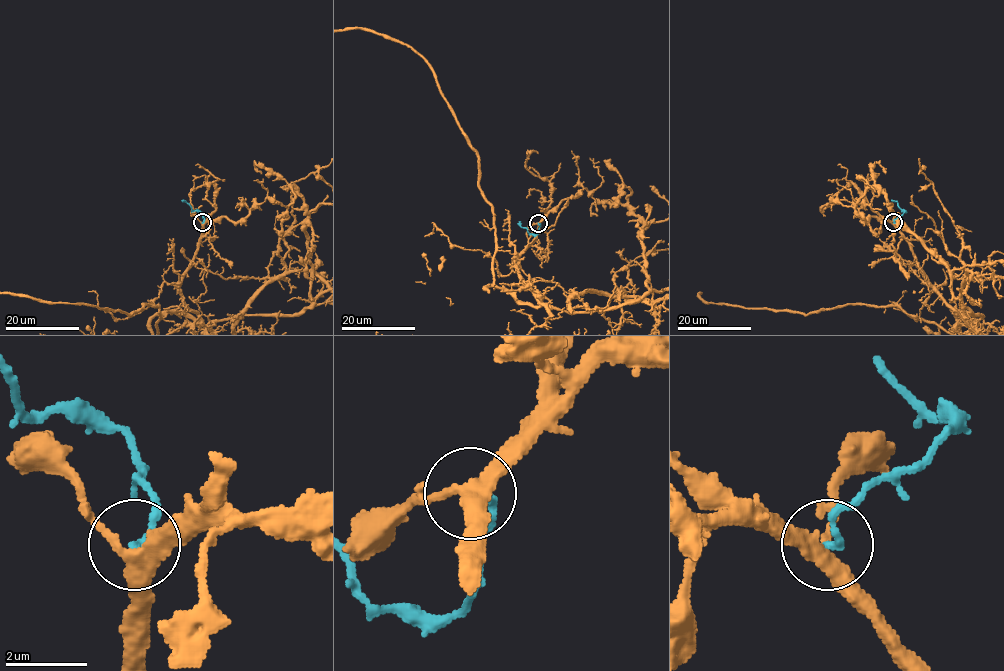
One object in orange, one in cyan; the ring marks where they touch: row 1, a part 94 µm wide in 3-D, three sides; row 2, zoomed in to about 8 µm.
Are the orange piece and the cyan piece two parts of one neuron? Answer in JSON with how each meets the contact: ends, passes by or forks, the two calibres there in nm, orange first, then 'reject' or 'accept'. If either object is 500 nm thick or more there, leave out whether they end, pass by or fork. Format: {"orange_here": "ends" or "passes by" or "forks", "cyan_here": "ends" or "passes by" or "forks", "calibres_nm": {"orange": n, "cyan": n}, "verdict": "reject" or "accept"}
{"orange_here": "forks", "cyan_here": "ends", "calibres_nm": {"orange": 360, "cyan": 190}, "verdict": "reject"}

